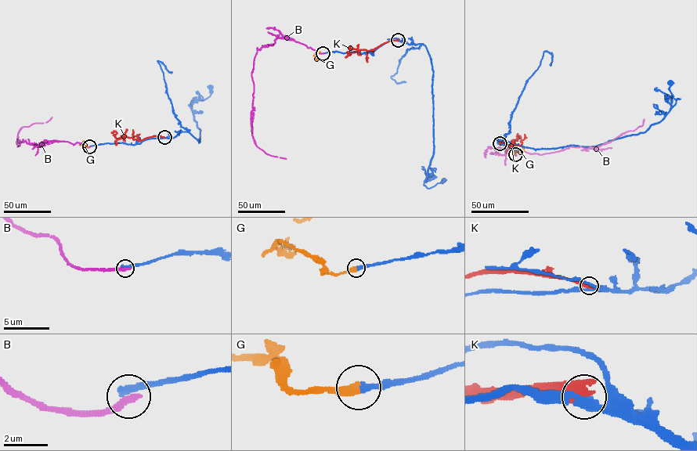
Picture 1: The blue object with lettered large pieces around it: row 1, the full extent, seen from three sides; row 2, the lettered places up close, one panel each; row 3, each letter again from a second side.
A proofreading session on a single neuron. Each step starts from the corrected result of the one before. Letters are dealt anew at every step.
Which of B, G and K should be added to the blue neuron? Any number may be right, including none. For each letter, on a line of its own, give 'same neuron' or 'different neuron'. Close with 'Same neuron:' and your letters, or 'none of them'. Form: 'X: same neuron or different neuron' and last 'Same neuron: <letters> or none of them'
B: different neuron
G: same neuron
K: different neuron
Same neuron: G

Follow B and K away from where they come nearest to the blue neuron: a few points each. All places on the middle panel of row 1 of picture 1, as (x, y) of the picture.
B: (323, 53), (277, 37), (272, 45), (257, 48), (251, 72), (252, 135), (256, 146), (267, 154), (286, 159)
K: (398, 40), (390, 41), (368, 51), (348, 52), (350, 55), (344, 57)

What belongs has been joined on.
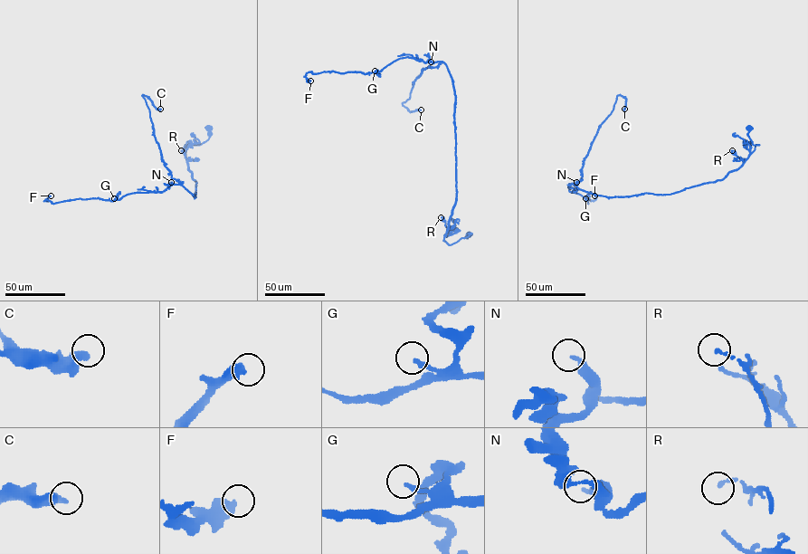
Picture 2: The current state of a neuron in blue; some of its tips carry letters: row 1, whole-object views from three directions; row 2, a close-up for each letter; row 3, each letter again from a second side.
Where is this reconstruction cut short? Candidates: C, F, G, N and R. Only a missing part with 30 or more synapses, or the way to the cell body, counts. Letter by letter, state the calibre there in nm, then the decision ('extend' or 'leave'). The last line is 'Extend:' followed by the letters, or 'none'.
C: calibre 380 nm; leave
F: calibre 480 nm; leave
G: calibre 200 nm; leave
N: calibre 280 nm; leave
R: calibre 150 nm; leave
Extend: none

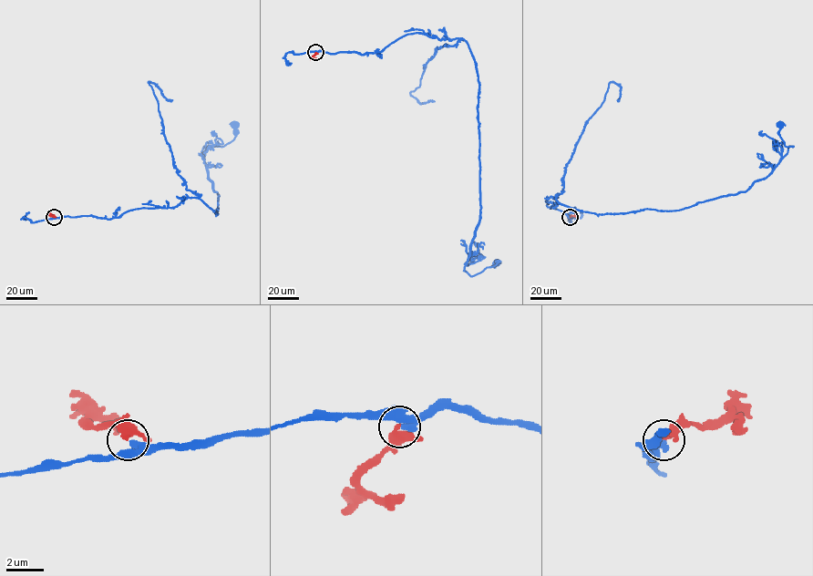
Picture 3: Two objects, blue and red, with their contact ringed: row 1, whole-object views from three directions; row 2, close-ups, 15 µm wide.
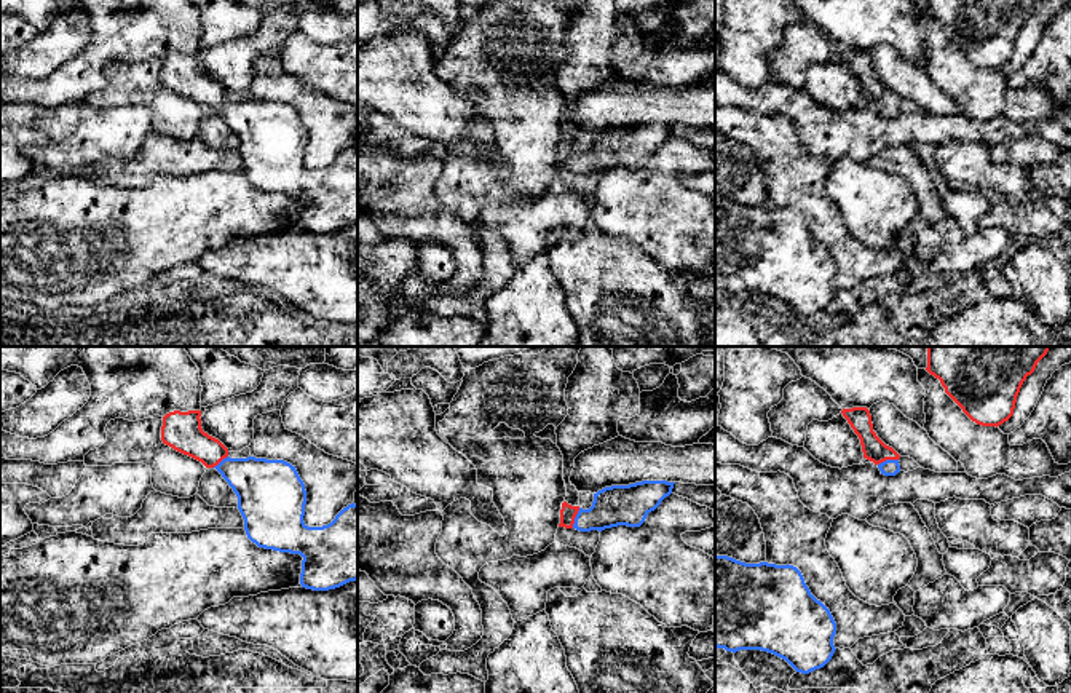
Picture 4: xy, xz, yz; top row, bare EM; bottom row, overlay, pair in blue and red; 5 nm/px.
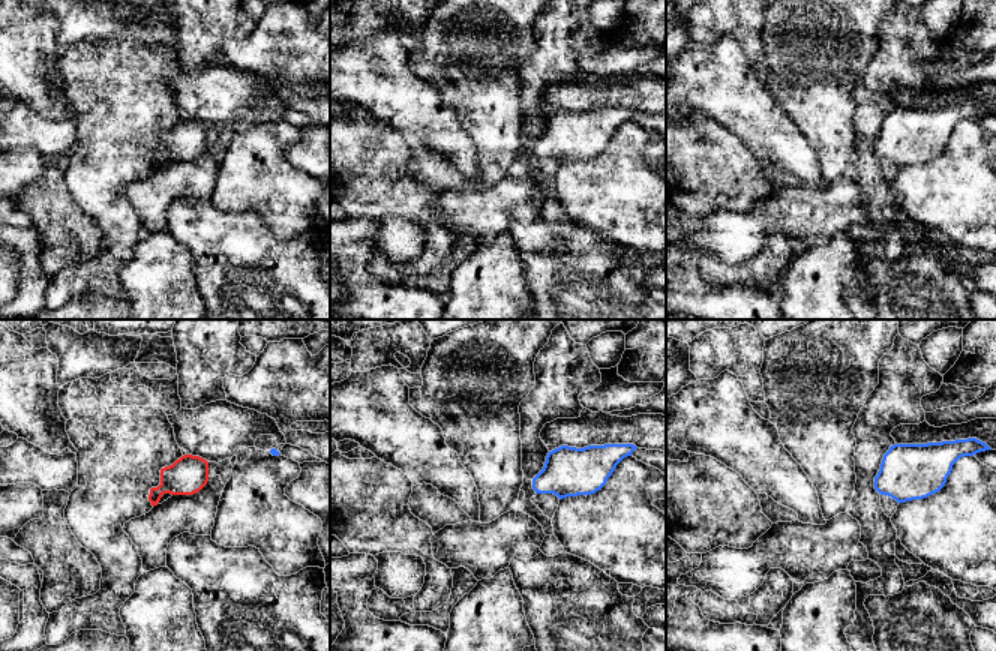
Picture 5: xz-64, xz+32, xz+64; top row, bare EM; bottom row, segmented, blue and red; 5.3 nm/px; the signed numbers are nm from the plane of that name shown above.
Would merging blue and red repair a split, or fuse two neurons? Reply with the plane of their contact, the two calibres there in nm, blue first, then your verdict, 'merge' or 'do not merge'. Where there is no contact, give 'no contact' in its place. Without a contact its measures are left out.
xz | 200/80 nm | merge

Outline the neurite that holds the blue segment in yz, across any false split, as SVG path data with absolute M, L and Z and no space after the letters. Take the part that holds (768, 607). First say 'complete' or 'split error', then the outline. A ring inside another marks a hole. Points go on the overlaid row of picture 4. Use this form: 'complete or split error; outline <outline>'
complete; outline M715 556L715 647L726 651L761 650L785 659L796 672L824 667L835 653L836 623L793 565L745 564Z

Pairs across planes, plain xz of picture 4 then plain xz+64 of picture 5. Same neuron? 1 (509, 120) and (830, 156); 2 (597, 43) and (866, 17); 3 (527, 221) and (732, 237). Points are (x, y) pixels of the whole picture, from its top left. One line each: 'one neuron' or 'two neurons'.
1: one neuron
2: two neurons
3: one neuron

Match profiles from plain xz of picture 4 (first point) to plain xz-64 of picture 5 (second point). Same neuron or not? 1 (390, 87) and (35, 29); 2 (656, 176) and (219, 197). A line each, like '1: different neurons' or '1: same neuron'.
1: same neuron
2: same neuron

